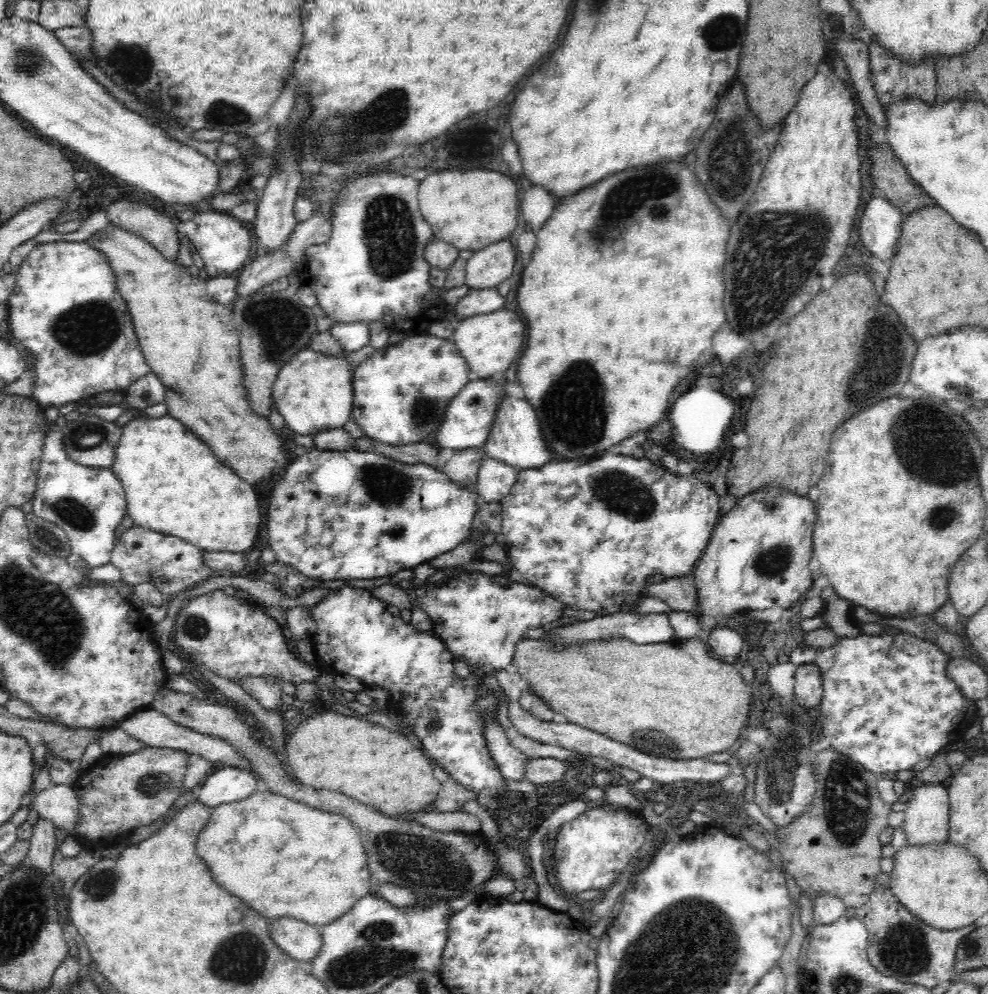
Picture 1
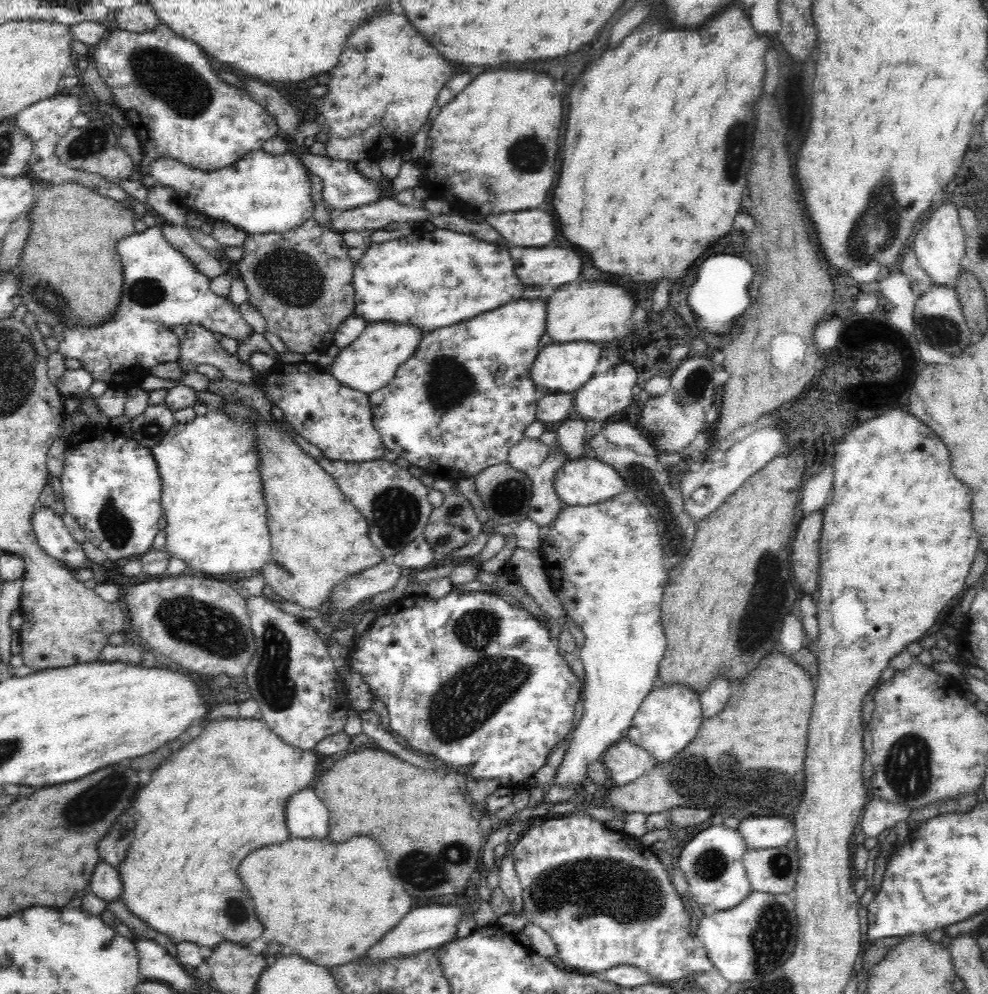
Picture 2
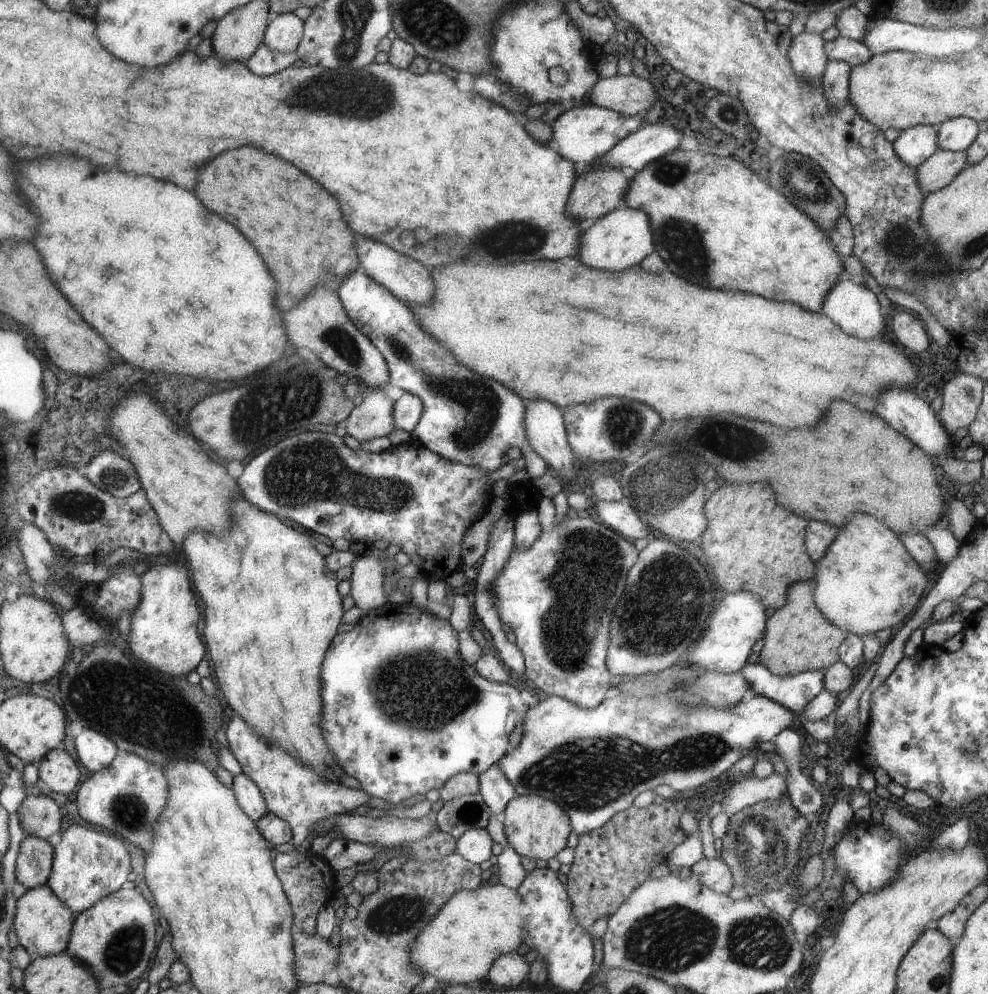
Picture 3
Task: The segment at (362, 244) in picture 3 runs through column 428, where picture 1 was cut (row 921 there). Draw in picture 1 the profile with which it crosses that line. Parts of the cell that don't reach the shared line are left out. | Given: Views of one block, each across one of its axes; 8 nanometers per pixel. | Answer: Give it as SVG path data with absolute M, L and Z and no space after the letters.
M288 917L268 921L272 940L288 956L308 967L323 943L320 928Z

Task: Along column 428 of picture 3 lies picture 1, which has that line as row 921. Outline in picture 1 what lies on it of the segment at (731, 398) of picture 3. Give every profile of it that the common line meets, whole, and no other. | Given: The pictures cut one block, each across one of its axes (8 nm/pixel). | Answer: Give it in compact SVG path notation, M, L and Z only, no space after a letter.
M256 790L249 797L240 800L240 802L227 803L214 808L211 812L210 820L199 834L196 852L208 864L214 882L218 882L220 886L224 886L228 892L232 892L234 896L238 896L242 902L250 904L263 917L272 921L288 917L321 928L346 914L346 911L349 911L354 906L354 903L358 902L359 898L372 894L370 869L363 842L360 840L361 835L359 828L354 828L349 819L344 818L340 814L329 814L328 811L315 810L313 807L305 806L304 803L295 802L293 799L285 798L268 790Z

